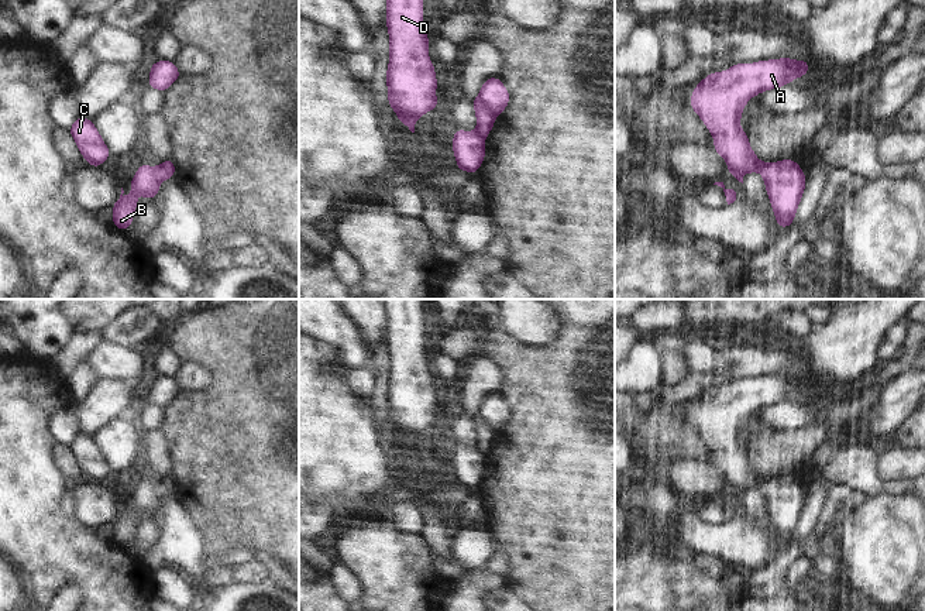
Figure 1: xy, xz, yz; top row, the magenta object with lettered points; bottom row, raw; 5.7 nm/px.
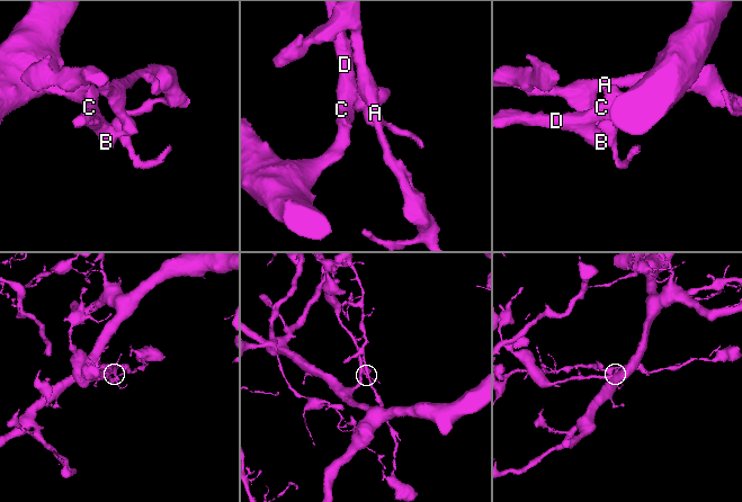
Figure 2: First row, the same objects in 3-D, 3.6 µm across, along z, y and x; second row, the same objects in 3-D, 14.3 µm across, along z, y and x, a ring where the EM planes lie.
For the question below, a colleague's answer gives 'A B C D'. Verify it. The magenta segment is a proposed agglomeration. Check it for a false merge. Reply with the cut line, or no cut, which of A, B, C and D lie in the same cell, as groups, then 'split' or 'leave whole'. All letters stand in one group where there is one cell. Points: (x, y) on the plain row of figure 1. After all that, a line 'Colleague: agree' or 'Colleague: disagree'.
cut xz (477, 414), (495, 432); groups A / B C D; split
Colleague: disagree

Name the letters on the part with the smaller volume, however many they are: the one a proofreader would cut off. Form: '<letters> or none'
A

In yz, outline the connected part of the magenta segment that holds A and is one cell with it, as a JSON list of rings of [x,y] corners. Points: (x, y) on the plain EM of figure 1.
[[[791,374],[735,380],[723,388],[709,389],[691,409],[691,425],[701,433],[715,456],[713,466],[737,490],[763,488],[760,477],[740,444],[746,419],[761,408],[778,405],[802,394],[811,382]]]

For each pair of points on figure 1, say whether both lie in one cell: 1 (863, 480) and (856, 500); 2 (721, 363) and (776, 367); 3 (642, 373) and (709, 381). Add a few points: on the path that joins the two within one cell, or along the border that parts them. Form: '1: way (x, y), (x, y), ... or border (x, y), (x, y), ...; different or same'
1: border (853, 488), (862, 490), (870, 497); different
2: way (735, 363), (762, 363); same
3: border (660, 383), (650, 391), (636, 395); different

